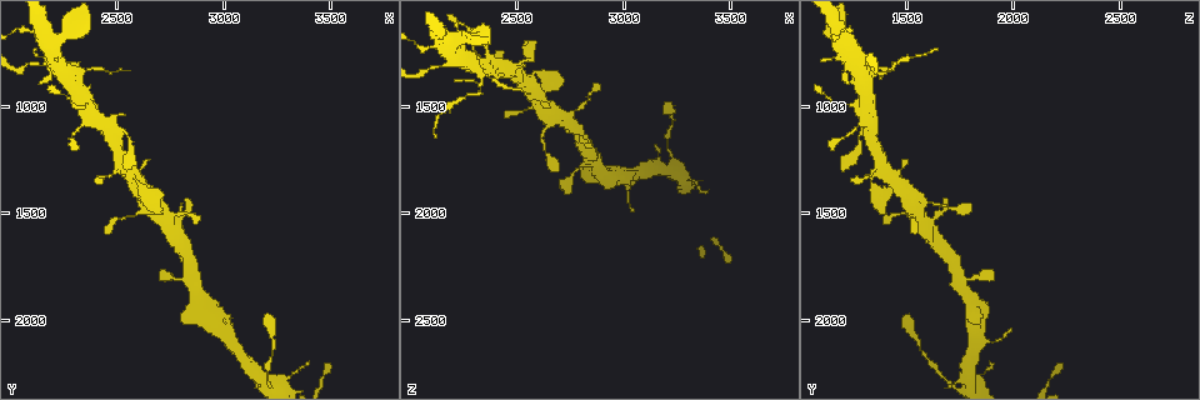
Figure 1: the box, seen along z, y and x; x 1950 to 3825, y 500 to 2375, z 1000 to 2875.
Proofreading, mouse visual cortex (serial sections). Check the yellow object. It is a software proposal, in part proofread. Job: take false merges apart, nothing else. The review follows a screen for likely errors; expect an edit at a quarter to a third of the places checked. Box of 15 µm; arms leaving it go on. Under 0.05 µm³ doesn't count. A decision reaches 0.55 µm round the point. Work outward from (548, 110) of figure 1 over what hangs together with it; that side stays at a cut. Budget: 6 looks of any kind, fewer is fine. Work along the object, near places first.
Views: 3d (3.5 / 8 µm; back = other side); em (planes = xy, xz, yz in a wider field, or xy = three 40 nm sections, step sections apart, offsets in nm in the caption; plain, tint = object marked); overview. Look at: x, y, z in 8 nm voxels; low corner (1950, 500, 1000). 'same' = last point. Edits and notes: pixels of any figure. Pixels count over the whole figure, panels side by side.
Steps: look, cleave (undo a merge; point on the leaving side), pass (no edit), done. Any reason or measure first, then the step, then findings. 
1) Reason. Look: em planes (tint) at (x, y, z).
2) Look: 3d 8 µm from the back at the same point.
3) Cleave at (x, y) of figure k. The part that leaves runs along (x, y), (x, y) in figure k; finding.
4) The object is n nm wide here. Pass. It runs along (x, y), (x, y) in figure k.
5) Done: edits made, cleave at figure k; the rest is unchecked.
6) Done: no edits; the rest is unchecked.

Four arms meet. Look: 3d 8 µm at (2340, 1080, 1290).

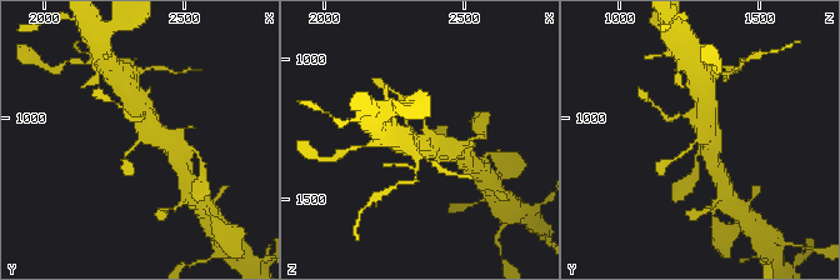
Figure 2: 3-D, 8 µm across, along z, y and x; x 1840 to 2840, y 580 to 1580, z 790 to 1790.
Look: 3d 3.5 µm at (2350, 1090, 1290).

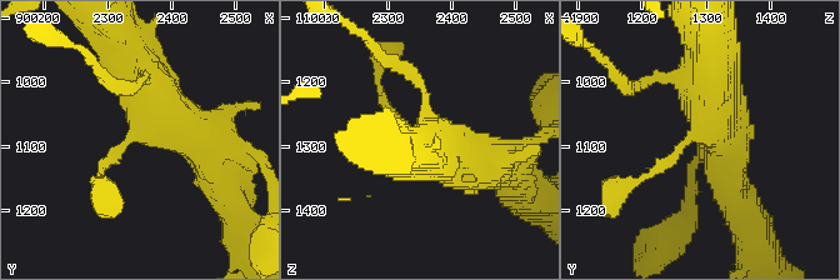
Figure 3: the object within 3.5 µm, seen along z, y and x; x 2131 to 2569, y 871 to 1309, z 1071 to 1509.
4 arms meet here; the arms are 150, 150, 600, 600 nm wide. Look: em planes (tint) at (2345, 1085, 1290).

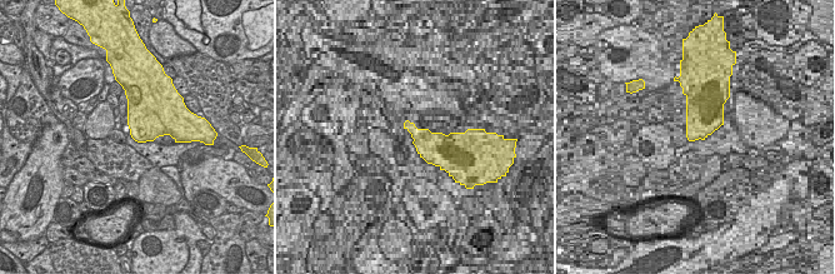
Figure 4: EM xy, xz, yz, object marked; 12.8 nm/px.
Pass. It runs along (200, 140), (146, 98), (116, 33) in figure 3; all the same cell.

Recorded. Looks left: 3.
Thin neck. Look: 3d 3.5 µm at (2060, 790, 1340).

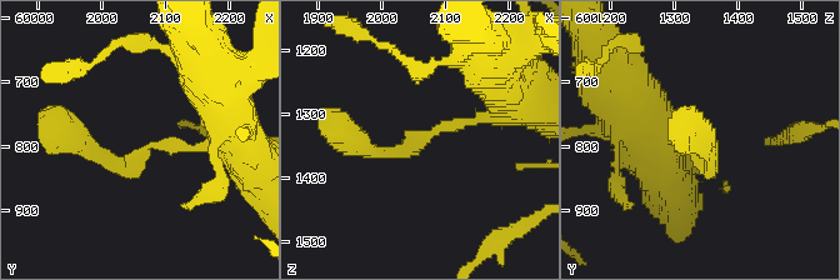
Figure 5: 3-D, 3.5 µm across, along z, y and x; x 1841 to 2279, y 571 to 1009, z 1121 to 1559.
The arms are 150, 200 nm wide. Look: em xy step 5 (tint) at (2075, 805, 1340).

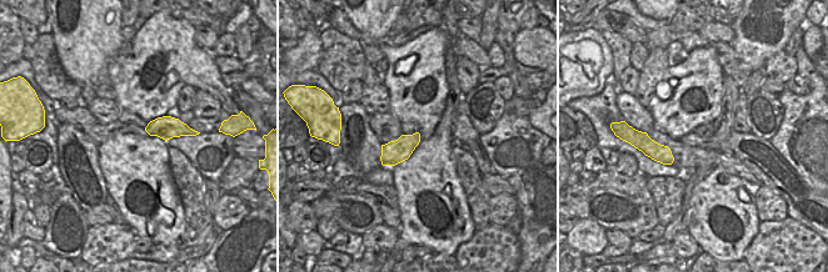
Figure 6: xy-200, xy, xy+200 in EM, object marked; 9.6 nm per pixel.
Pass. It runs along (505, 109), (401, 150), (359, 144) in figure 5; all the same cell.

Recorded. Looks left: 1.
Done: no edits; the rest is unchecked.

